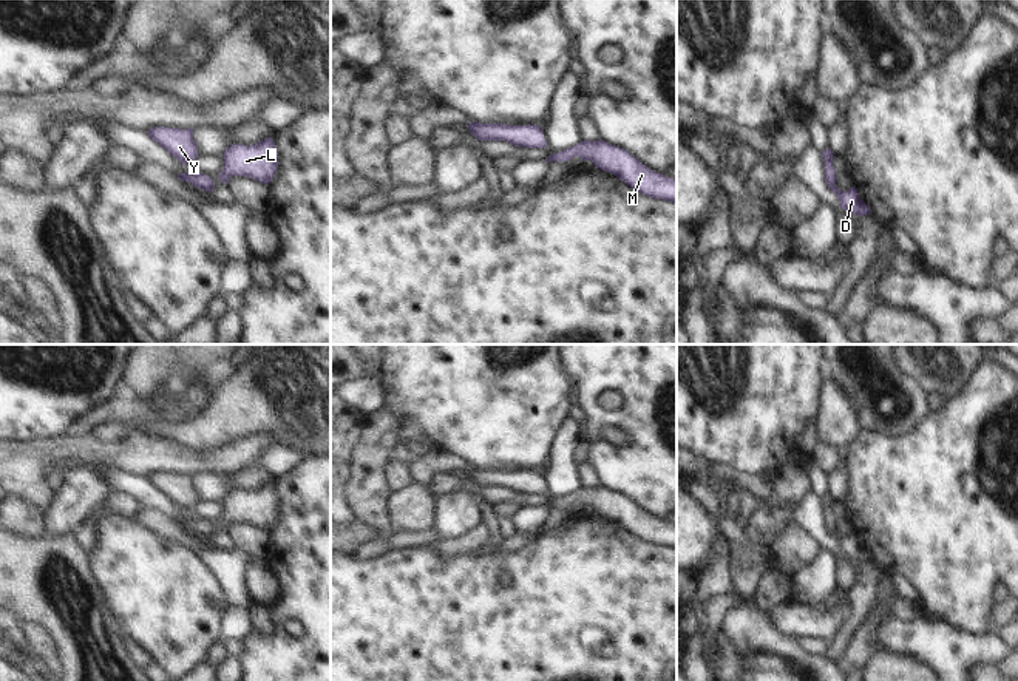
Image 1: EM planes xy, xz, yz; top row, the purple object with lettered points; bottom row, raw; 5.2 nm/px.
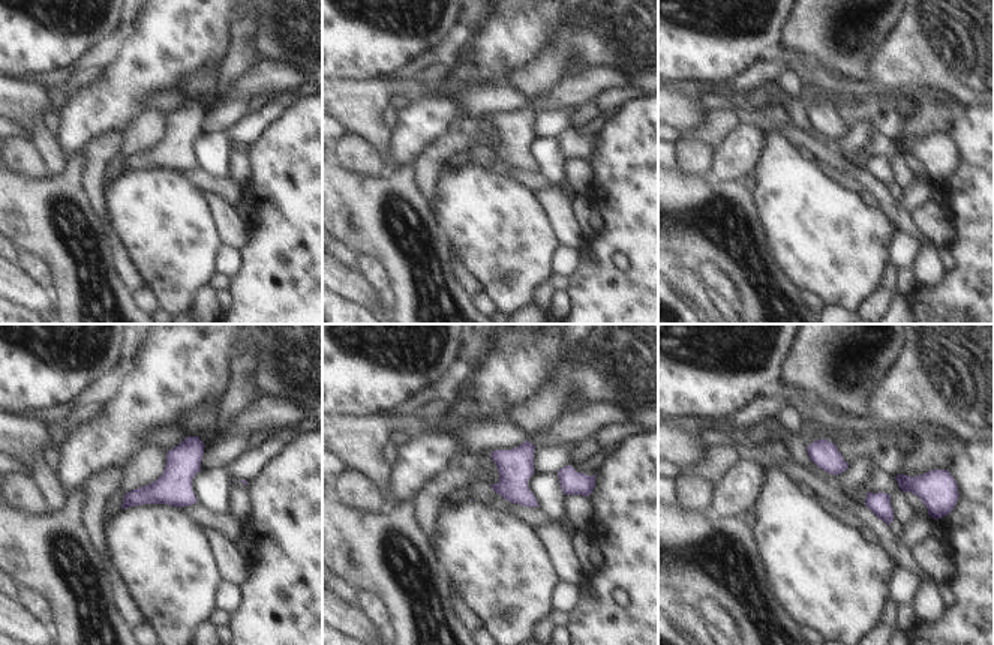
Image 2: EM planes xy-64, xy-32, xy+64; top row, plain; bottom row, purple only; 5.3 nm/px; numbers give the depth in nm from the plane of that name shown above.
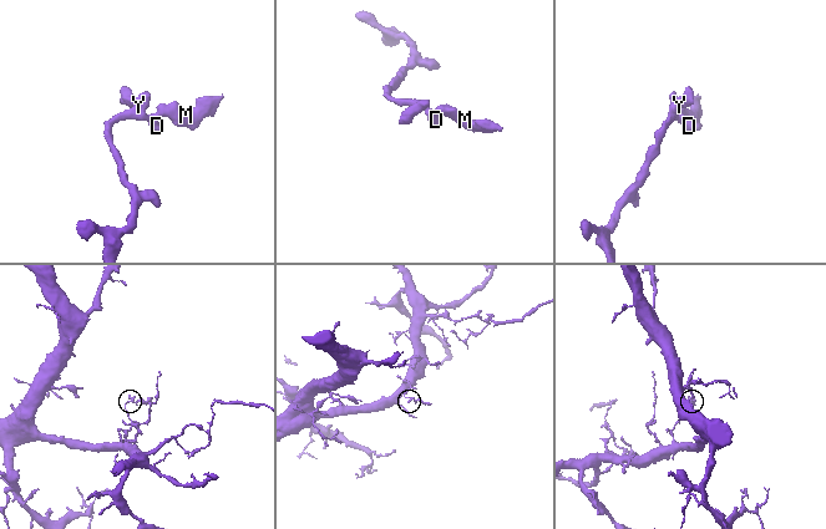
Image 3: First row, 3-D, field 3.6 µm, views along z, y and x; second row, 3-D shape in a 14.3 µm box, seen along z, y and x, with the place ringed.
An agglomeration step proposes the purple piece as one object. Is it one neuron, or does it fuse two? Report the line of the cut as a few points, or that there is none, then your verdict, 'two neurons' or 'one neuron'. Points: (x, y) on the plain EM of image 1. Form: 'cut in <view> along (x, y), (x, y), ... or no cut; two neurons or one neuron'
no cut; one neuron

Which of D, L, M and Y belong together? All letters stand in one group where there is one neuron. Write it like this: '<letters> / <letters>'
D L M Y

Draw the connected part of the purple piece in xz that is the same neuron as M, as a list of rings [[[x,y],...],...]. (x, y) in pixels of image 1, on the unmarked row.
[[[601,485],[581,486],[572,494],[550,500],[545,507],[562,508],[573,505],[575,502],[581,503],[582,507],[592,507],[596,514],[615,520],[623,528],[646,542],[677,550],[677,525],[650,516],[627,496],[615,493]]]

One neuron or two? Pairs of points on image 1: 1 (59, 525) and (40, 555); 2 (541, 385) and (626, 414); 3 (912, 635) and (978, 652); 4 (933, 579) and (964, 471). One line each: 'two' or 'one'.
1: two
2: two
3: one
4: one

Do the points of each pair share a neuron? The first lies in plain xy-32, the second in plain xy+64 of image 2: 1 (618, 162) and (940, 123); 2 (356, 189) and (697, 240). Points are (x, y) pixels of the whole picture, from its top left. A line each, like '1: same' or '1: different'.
1: different
2: same

